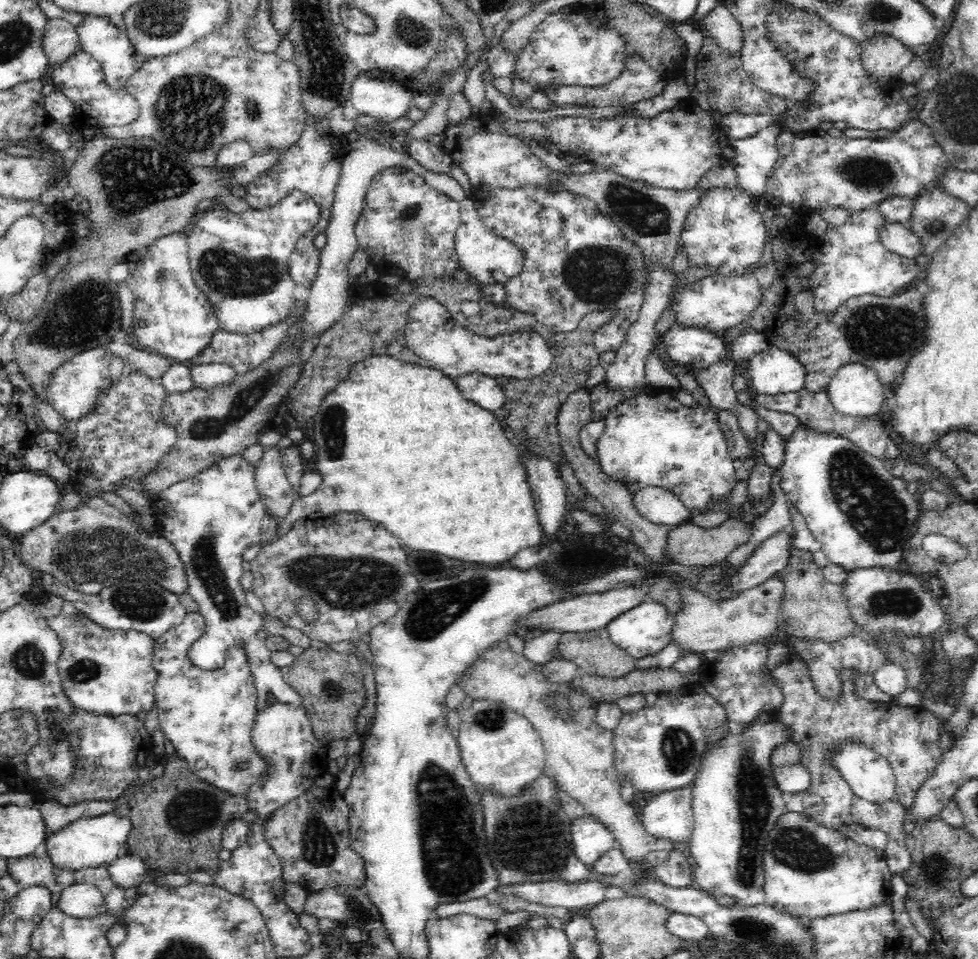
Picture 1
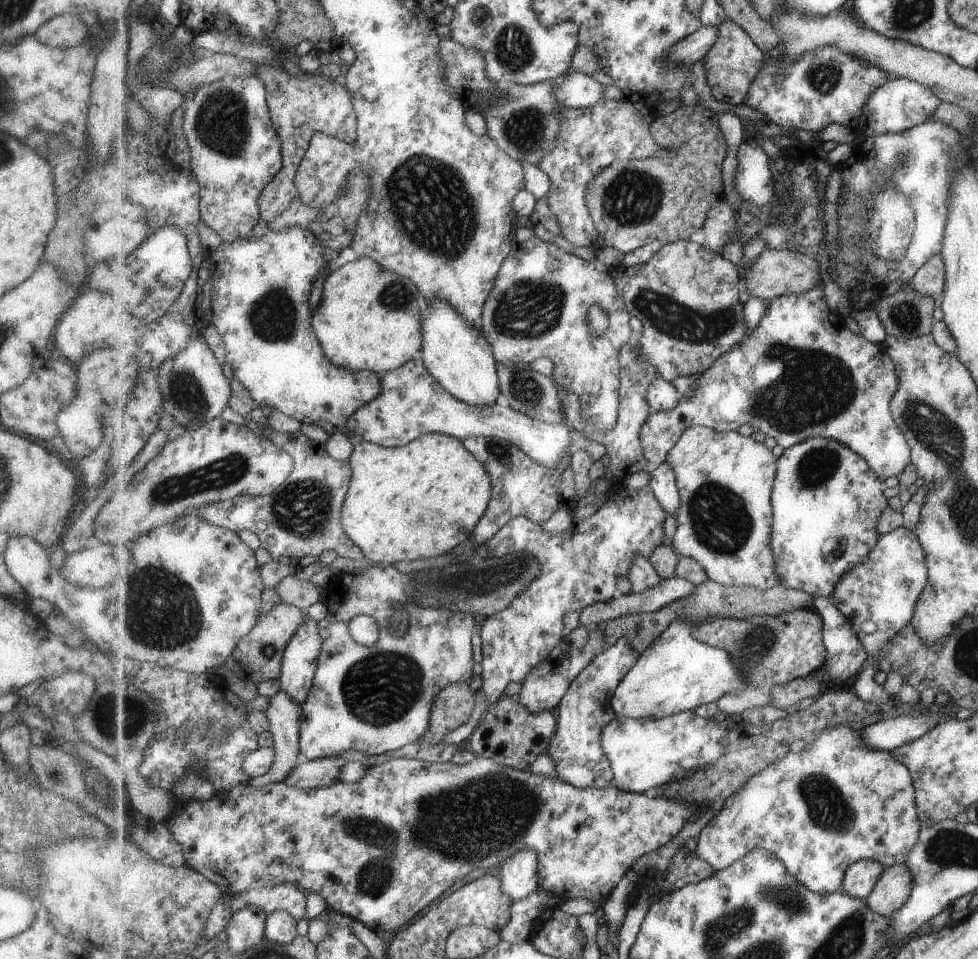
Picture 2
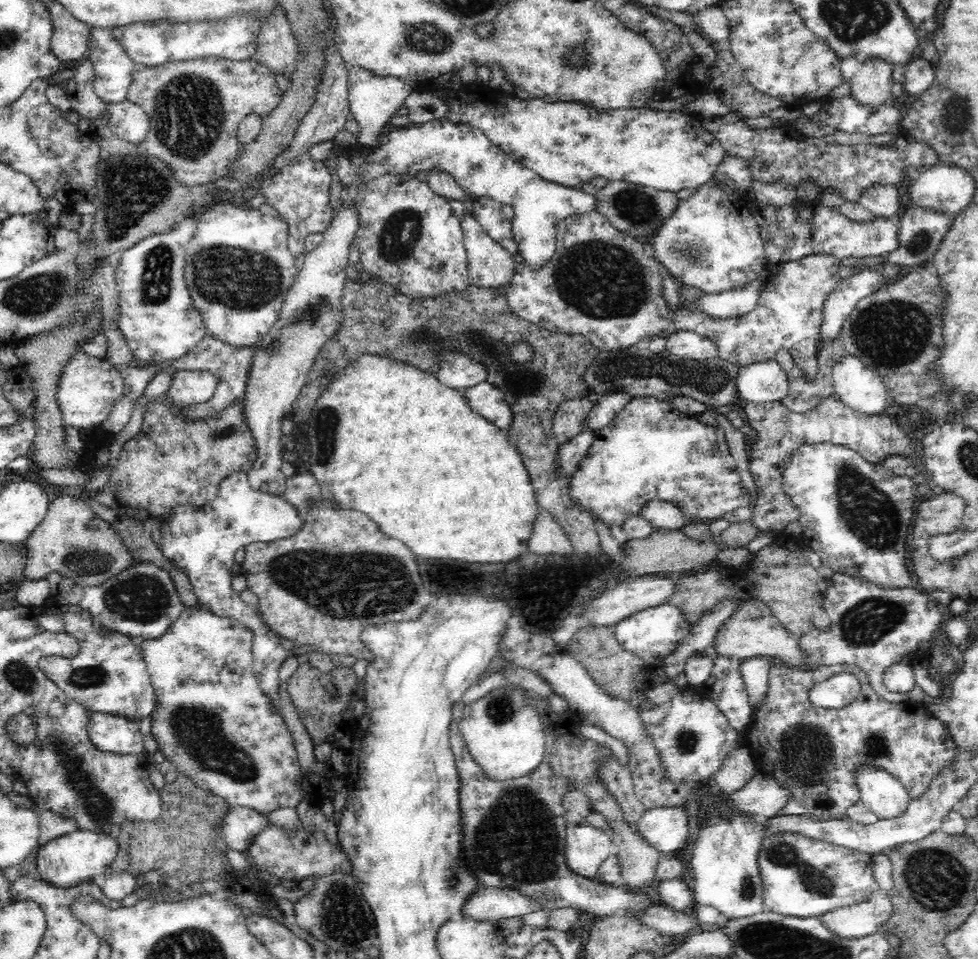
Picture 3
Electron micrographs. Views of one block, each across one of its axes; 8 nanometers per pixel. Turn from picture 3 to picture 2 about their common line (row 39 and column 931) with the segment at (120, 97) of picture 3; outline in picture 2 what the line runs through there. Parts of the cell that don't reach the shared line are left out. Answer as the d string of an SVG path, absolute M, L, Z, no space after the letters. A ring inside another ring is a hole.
M890 76L887 84L882 86L867 105L871 120L875 120L875 128L868 128L872 134L901 134L905 130L915 128L920 124L930 121L931 116L937 112L942 100L929 86L923 86L920 82L912 81L905 77Z

